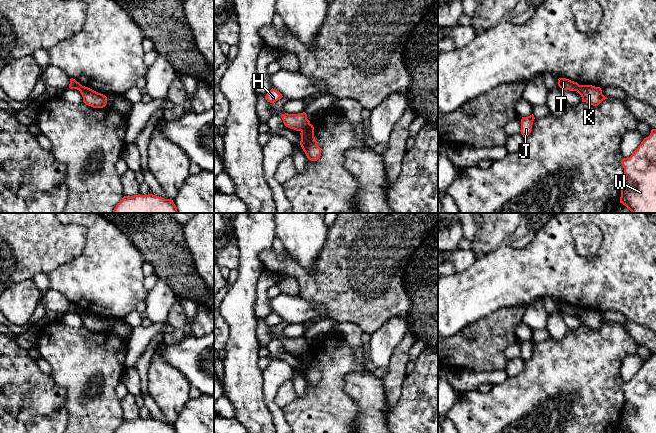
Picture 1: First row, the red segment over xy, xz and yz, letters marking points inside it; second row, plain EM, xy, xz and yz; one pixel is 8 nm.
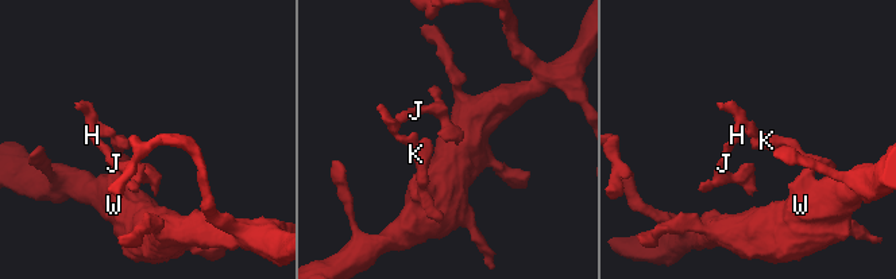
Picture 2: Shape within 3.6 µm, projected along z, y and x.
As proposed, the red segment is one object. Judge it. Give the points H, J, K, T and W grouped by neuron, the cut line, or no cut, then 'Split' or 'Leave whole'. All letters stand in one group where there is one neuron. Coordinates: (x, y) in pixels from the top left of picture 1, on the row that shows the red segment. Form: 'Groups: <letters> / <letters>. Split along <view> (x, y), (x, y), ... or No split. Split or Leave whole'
Groups: H J T / K W. Split along xz (309, 123), (301, 131). Split

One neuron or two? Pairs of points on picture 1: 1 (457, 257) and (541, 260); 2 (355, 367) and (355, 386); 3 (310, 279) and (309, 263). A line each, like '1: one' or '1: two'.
1: two
2: two
3: two

